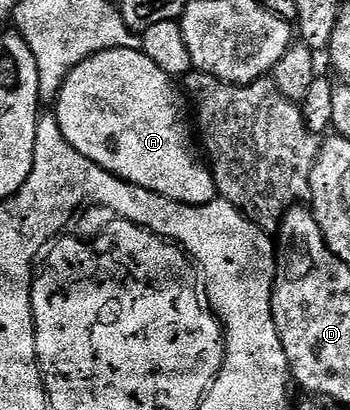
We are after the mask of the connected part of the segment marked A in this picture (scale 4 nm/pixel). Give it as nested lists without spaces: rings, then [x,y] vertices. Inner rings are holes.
[[[134,49],[103,51],[75,64],[69,71],[72,72],[65,77],[60,96],[56,99],[55,126],[62,132],[65,141],[82,153],[82,157],[94,161],[94,165],[106,169],[119,179],[142,185],[142,189],[150,189],[162,197],[170,197],[170,201],[202,207],[217,198],[212,172],[198,154],[194,142],[194,127],[189,112],[187,115],[180,111],[182,91],[177,84],[177,88],[172,84],[175,83],[173,76],[162,73],[162,69],[158,69],[150,57]]]

